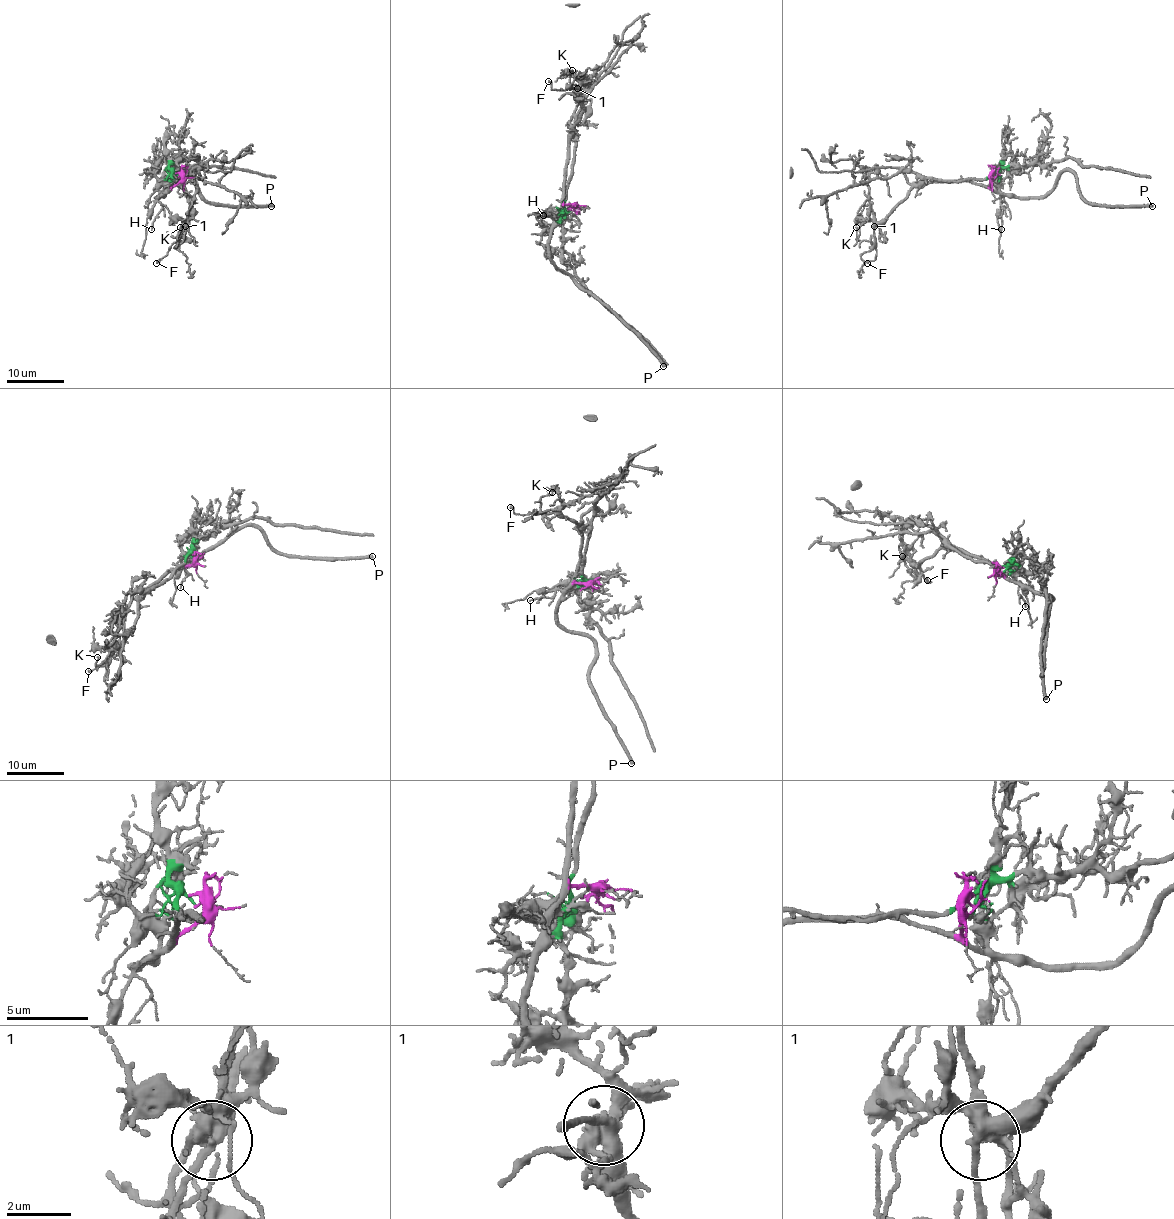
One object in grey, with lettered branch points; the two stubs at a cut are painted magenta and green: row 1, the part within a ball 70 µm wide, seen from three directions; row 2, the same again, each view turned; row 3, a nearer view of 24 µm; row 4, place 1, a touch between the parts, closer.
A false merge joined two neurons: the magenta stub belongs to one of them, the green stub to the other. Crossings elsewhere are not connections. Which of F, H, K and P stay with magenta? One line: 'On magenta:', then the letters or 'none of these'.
On magenta: F, H, K, P

